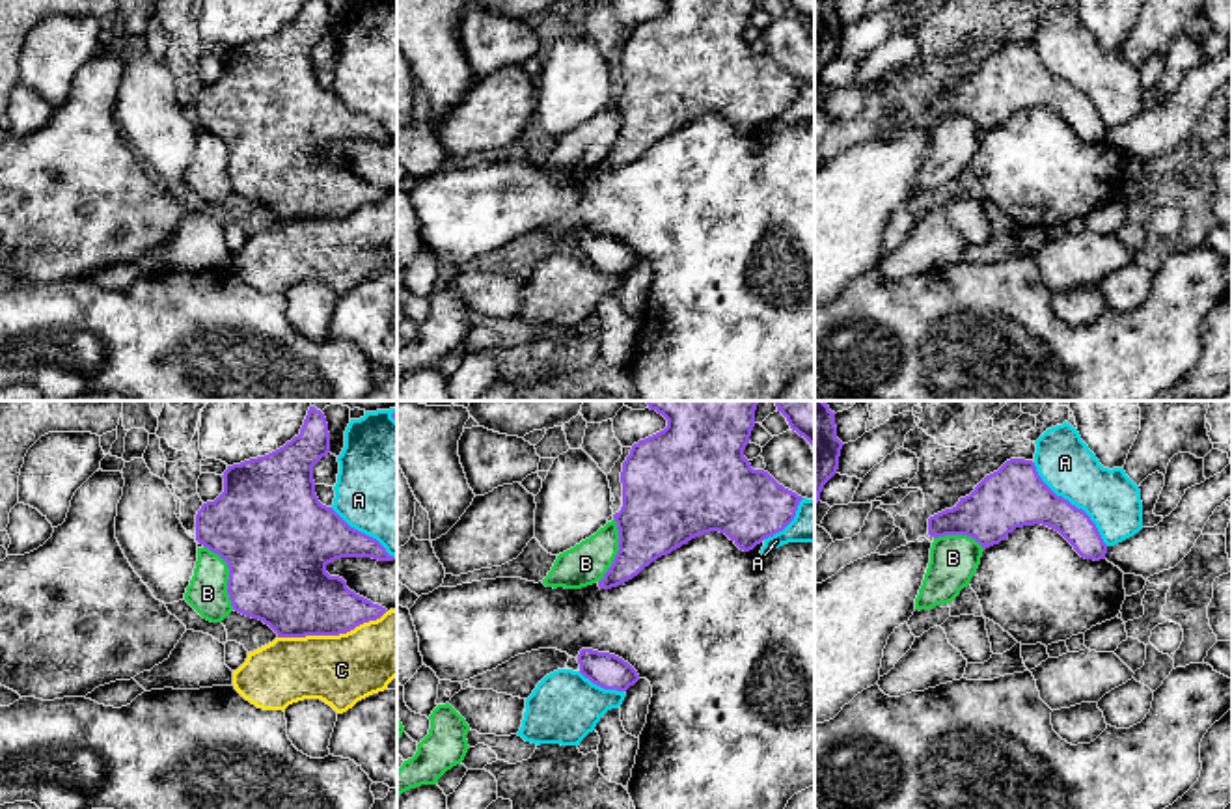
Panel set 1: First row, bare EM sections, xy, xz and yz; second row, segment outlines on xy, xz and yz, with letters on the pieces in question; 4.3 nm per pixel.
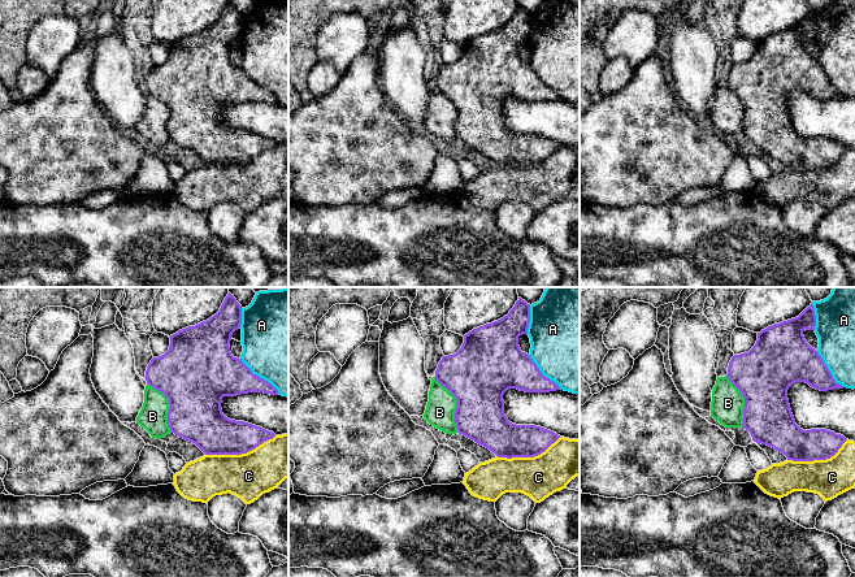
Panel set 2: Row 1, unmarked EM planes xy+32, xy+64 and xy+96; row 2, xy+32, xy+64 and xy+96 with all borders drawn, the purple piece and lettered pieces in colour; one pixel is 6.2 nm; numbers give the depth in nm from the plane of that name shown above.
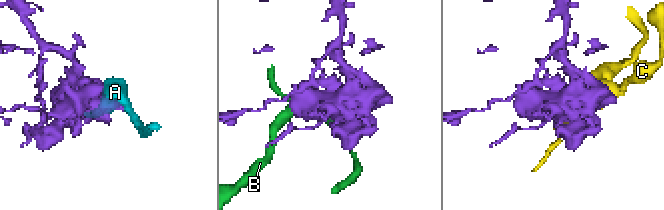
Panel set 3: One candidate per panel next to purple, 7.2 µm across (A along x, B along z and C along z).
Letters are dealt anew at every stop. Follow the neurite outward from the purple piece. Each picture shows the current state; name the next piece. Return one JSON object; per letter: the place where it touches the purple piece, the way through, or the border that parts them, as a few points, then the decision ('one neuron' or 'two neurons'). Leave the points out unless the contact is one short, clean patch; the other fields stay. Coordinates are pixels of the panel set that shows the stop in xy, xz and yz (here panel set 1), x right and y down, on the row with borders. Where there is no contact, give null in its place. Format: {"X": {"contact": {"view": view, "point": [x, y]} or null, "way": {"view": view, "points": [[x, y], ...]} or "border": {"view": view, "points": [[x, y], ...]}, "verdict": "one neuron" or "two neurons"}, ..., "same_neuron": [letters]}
{"A": {"contact": {"view": "yz", "point": [1070, 504]}, "verdict": "two neurons"}, "B": {"contact": {"view": "xy", "point": [230, 575]}, "verdict": "one neuron"}, "C": {"contact": {"view": "xy", "point": [332, 634]}, "verdict": "two neurons"}, "same_neuron": ["B"]}

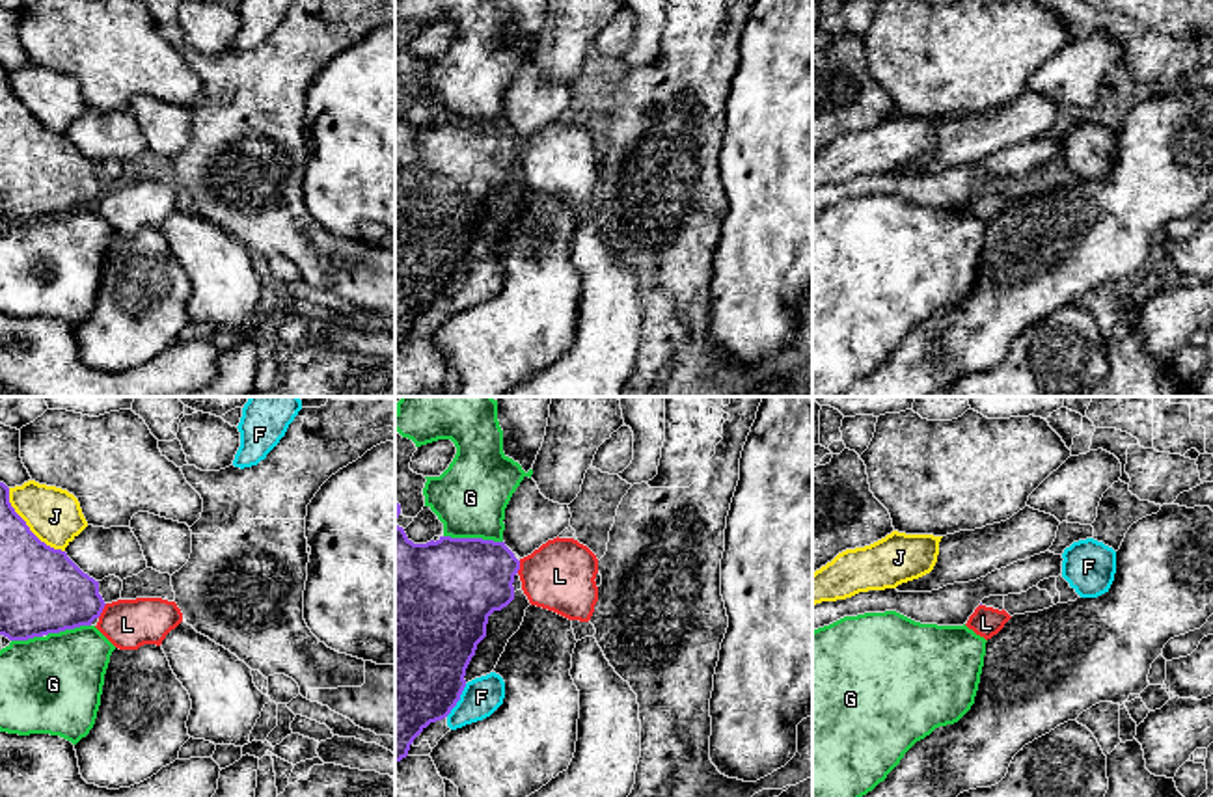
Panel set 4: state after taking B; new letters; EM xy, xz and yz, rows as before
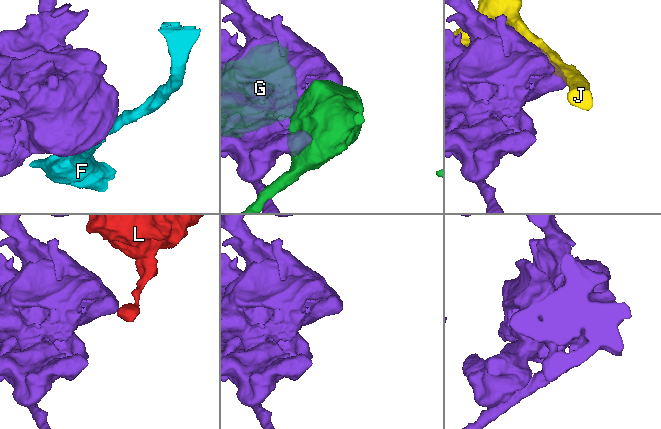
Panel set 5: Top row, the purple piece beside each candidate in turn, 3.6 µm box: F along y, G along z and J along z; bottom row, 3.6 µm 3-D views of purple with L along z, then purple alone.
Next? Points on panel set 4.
{"F": {"contact": {"view": "xz", "point": [459, 699]}, "verdict": "two neurons"}, "G": {"contact": {"view": "xz", "point": [474, 539]}, "verdict": "two neurons"}, "J": {"contact": {"view": "xy", "point": [27, 526]}, "verdict": "two neurons"}, "L": {"contact": {"view": "xy", "point": [101, 611]}, "border": {"view": "xy", "points": [[107, 604], [97, 617]]}, "verdict": "two neurons"}, "same_neuron": []}

